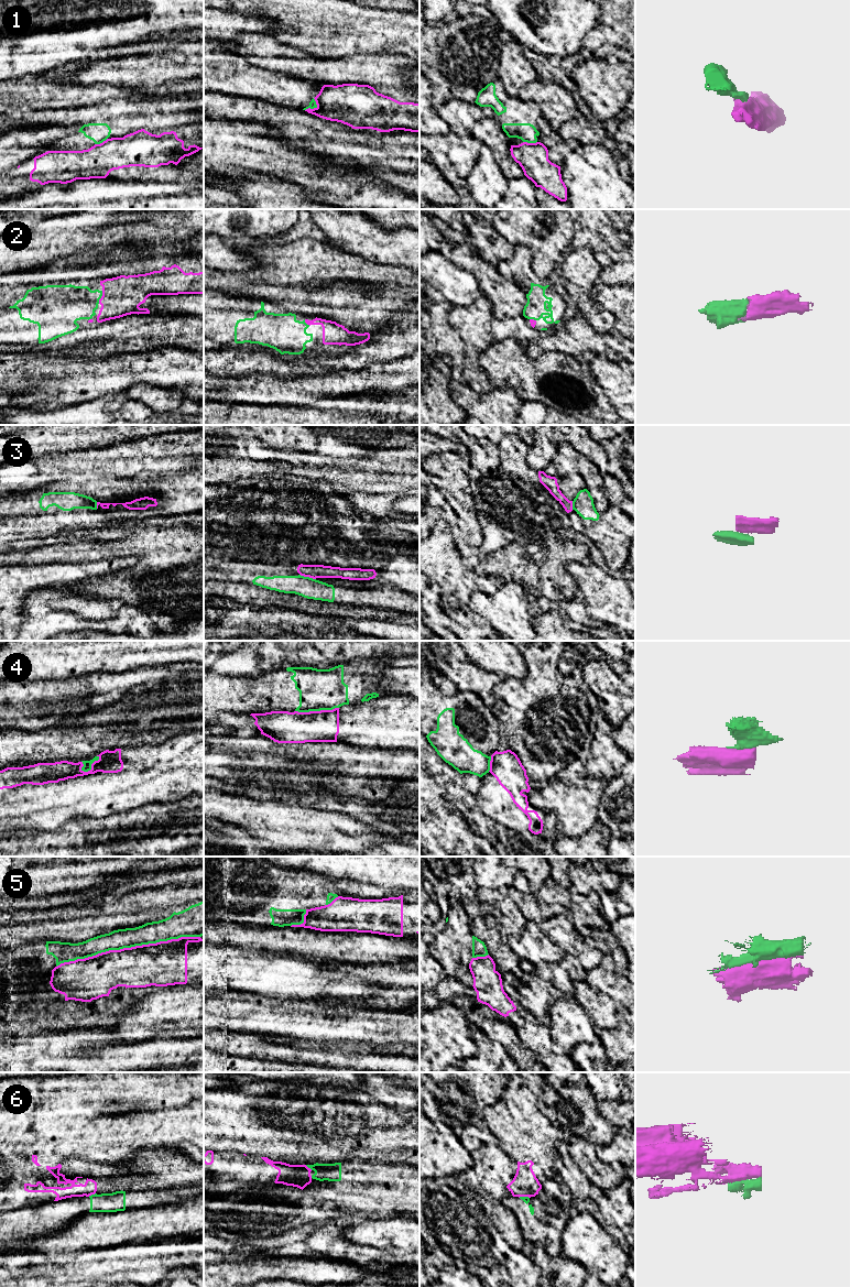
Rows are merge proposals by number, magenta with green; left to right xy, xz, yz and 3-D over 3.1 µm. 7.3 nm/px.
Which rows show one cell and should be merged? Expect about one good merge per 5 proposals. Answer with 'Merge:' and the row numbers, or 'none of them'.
Merge: 2

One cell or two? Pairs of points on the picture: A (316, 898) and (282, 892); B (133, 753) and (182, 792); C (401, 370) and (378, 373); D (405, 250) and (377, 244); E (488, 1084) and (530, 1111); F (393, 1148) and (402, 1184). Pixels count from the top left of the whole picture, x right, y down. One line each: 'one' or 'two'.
A: one
B: one
C: one
D: one
E: two
F: two

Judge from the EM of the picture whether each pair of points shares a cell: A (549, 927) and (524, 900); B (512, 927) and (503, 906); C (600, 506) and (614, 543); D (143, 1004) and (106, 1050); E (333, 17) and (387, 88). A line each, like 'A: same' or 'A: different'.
A: different
B: same
C: different
D: different
E: different

